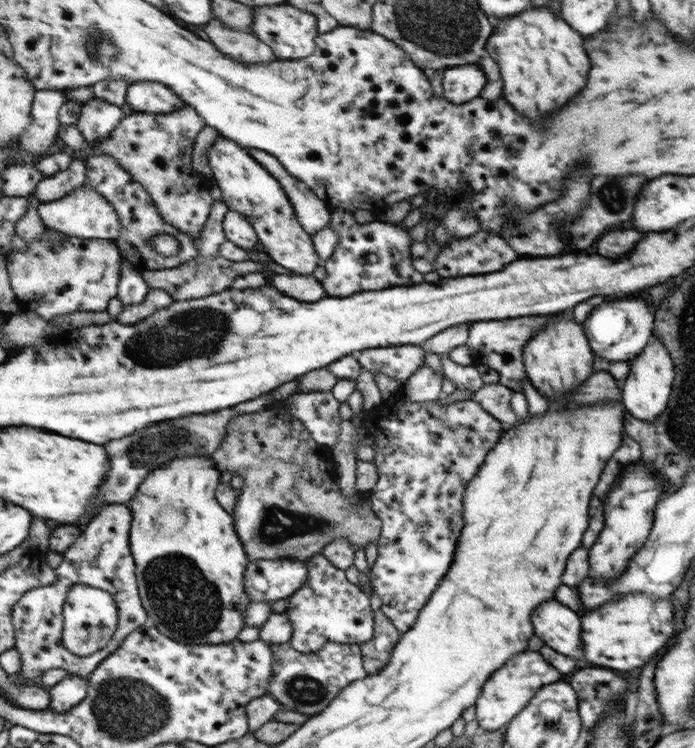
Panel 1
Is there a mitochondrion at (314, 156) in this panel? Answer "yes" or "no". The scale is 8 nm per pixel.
no

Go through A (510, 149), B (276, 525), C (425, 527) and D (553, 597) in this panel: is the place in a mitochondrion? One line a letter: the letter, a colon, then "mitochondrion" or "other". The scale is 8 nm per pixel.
A: other
B: mitochondrion
C: mitochondrion
D: other

